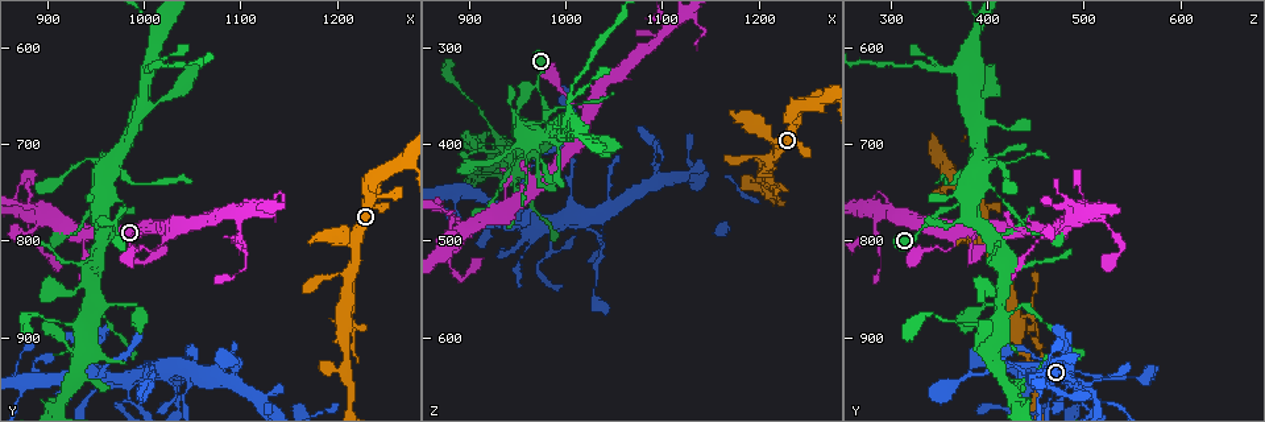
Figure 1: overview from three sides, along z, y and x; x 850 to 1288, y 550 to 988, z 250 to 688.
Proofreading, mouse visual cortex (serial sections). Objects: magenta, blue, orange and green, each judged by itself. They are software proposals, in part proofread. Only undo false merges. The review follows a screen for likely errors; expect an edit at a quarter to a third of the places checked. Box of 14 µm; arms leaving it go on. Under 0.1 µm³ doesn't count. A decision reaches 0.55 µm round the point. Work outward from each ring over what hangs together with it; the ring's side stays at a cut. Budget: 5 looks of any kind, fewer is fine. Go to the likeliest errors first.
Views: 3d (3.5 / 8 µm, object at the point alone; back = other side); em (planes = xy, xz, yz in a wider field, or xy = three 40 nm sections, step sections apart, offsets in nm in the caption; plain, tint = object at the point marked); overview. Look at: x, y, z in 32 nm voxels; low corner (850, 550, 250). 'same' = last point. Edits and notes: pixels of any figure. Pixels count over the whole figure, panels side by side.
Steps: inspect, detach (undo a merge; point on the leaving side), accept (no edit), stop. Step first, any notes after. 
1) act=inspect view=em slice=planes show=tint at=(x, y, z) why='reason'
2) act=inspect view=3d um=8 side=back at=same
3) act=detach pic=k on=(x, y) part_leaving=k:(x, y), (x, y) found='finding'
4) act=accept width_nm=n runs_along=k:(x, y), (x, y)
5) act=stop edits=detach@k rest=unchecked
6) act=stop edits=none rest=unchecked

act=inspect view=3d um=3.5 side=back at=(970, 780, 340) why='thin neck'

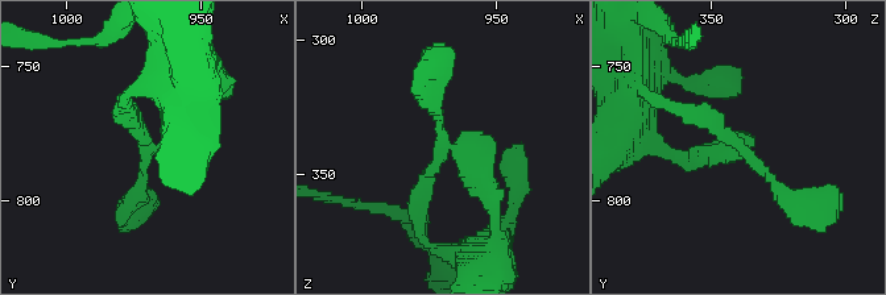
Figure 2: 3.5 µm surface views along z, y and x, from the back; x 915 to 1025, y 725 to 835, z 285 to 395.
act=inspect view=em slice=xy step=1 show=tint at=(966, 780, 341)

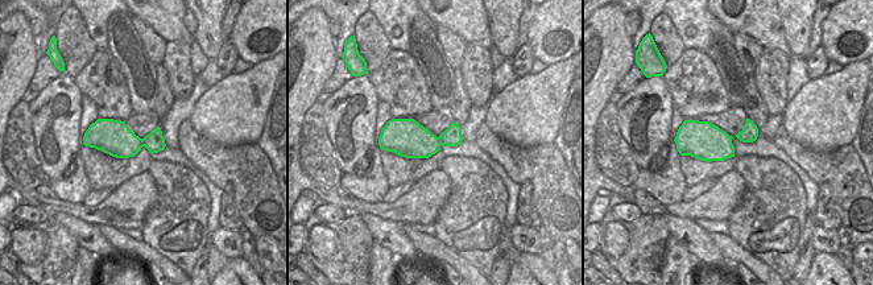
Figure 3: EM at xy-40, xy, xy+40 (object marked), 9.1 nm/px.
act=accept runs_along=2:(433, 88), (441, 142), (481, 166), (493, 212) found='all the same cell'

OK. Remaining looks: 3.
act=inspect view=3d um=3.5 at=(1205, 880, 430) why='arms part here'

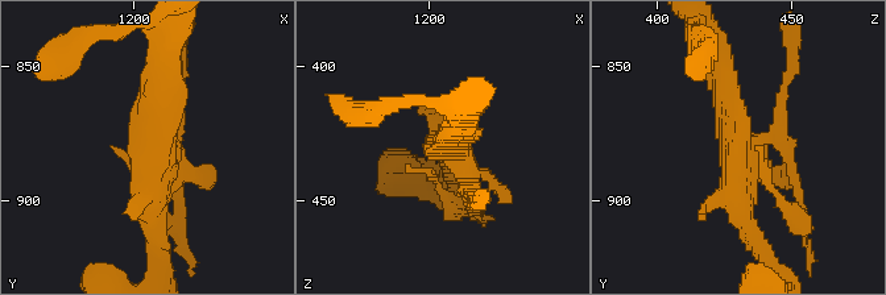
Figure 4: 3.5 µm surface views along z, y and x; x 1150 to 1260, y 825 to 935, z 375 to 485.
act=inspect view=em slice=xy step=1 show=tint at=(1209, 880, 431)

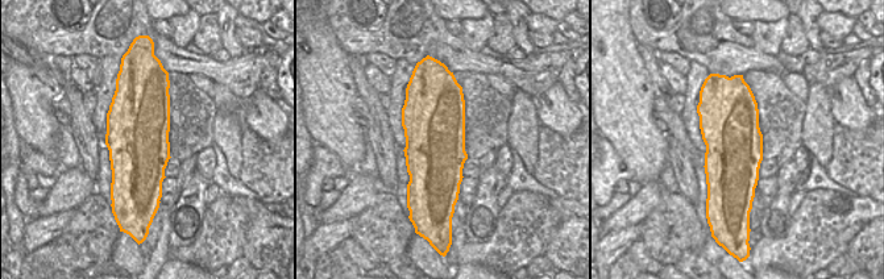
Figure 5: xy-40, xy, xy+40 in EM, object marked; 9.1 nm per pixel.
act=detach pic=4 on=(783, 95) part_leaving=4:(764, 137), (787, 157), (794, 214) found='a second cell is stuck on'

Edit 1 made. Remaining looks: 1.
act=stop edits=detach@4 rest=unchecked

